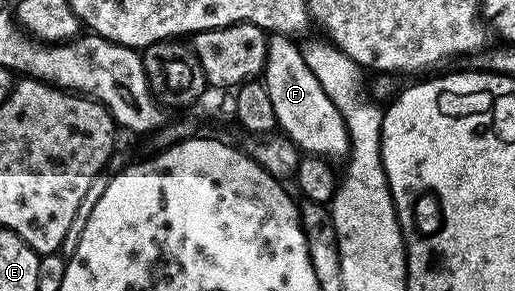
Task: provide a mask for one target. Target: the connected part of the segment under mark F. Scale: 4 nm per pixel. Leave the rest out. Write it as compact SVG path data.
M271 34L268 39L262 80L269 92L270 103L273 104L277 126L301 152L311 156L325 156L332 161L343 160L351 152L344 116L310 71L300 53L300 45L293 41L287 34Z

